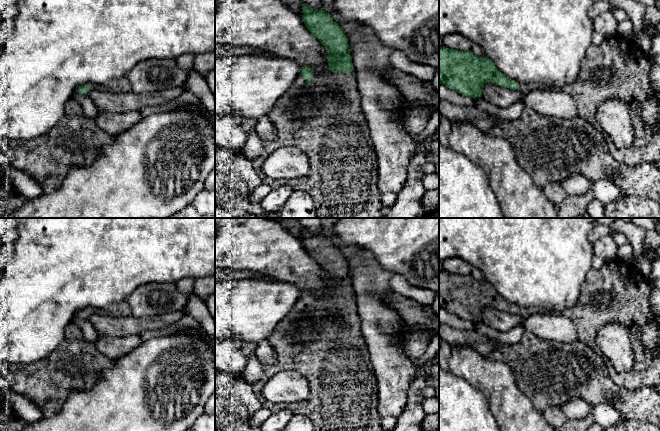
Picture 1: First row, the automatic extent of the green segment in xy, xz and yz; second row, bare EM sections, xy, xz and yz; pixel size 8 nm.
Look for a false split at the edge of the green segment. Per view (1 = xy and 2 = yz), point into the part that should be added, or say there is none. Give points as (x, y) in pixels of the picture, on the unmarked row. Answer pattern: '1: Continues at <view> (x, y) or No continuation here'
1: Continues at xy (122, 309)
2: Continues at yz (523, 312)

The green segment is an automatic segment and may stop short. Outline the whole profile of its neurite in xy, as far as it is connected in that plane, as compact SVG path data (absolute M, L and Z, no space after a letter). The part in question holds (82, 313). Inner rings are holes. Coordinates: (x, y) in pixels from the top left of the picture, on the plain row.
M124 300L118 304L111 304L101 309L84 308L79 310L75 316L88 319L93 314L106 315L110 317L120 318L132 315L130 306Z

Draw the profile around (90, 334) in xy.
M75 316L71 322L74 322L81 328L83 336L87 341L93 343L97 341L99 334L88 319Z

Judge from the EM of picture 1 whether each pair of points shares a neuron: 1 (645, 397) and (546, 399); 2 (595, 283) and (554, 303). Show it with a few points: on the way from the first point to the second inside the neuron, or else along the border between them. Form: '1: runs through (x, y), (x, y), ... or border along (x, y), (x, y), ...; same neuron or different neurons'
1: runs through (620, 393), (611, 386), (571, 386); same neuron
2: border along (590, 269), (578, 299), (572, 306); different neurons

